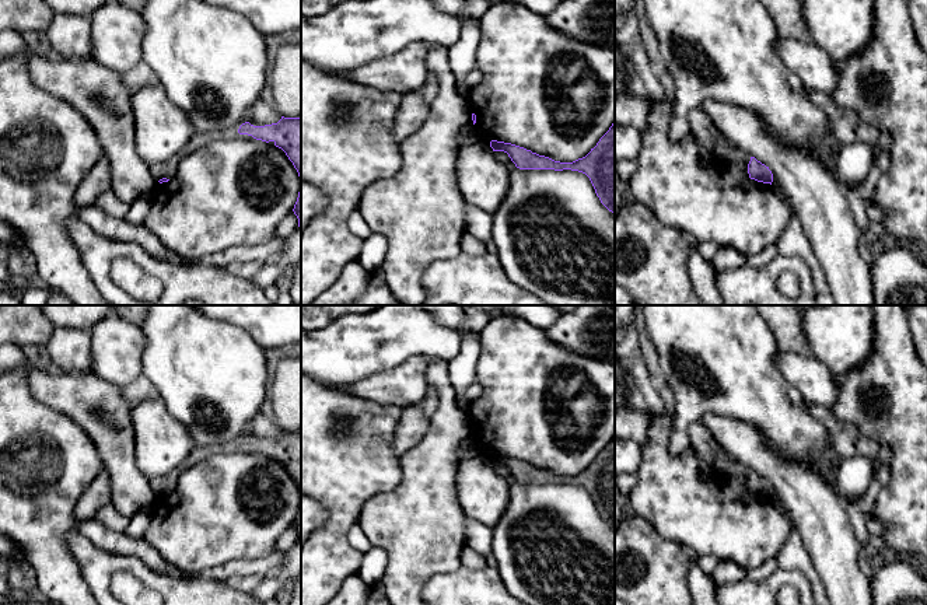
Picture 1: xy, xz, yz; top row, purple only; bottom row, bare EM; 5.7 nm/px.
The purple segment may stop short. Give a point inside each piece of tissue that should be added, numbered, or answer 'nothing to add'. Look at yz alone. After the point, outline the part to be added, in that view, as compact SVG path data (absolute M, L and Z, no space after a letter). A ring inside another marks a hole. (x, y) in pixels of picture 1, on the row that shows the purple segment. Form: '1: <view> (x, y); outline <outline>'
1: yz (699, 123); outline M695 106L688 113L689 132L706 147L716 162L744 164L748 169L751 155L731 146L725 136L717 129L706 111Z

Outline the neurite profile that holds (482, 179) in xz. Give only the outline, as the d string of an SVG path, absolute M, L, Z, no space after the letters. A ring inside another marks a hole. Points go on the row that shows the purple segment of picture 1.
M478 139L458 151L456 185L468 204L494 214L507 193L508 168L500 162L489 143Z

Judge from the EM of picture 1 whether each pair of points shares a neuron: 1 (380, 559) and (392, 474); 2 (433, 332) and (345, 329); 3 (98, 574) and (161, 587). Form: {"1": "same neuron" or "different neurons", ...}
{"1": "different neurons", "2": "same neuron", "3": "same neuron"}

